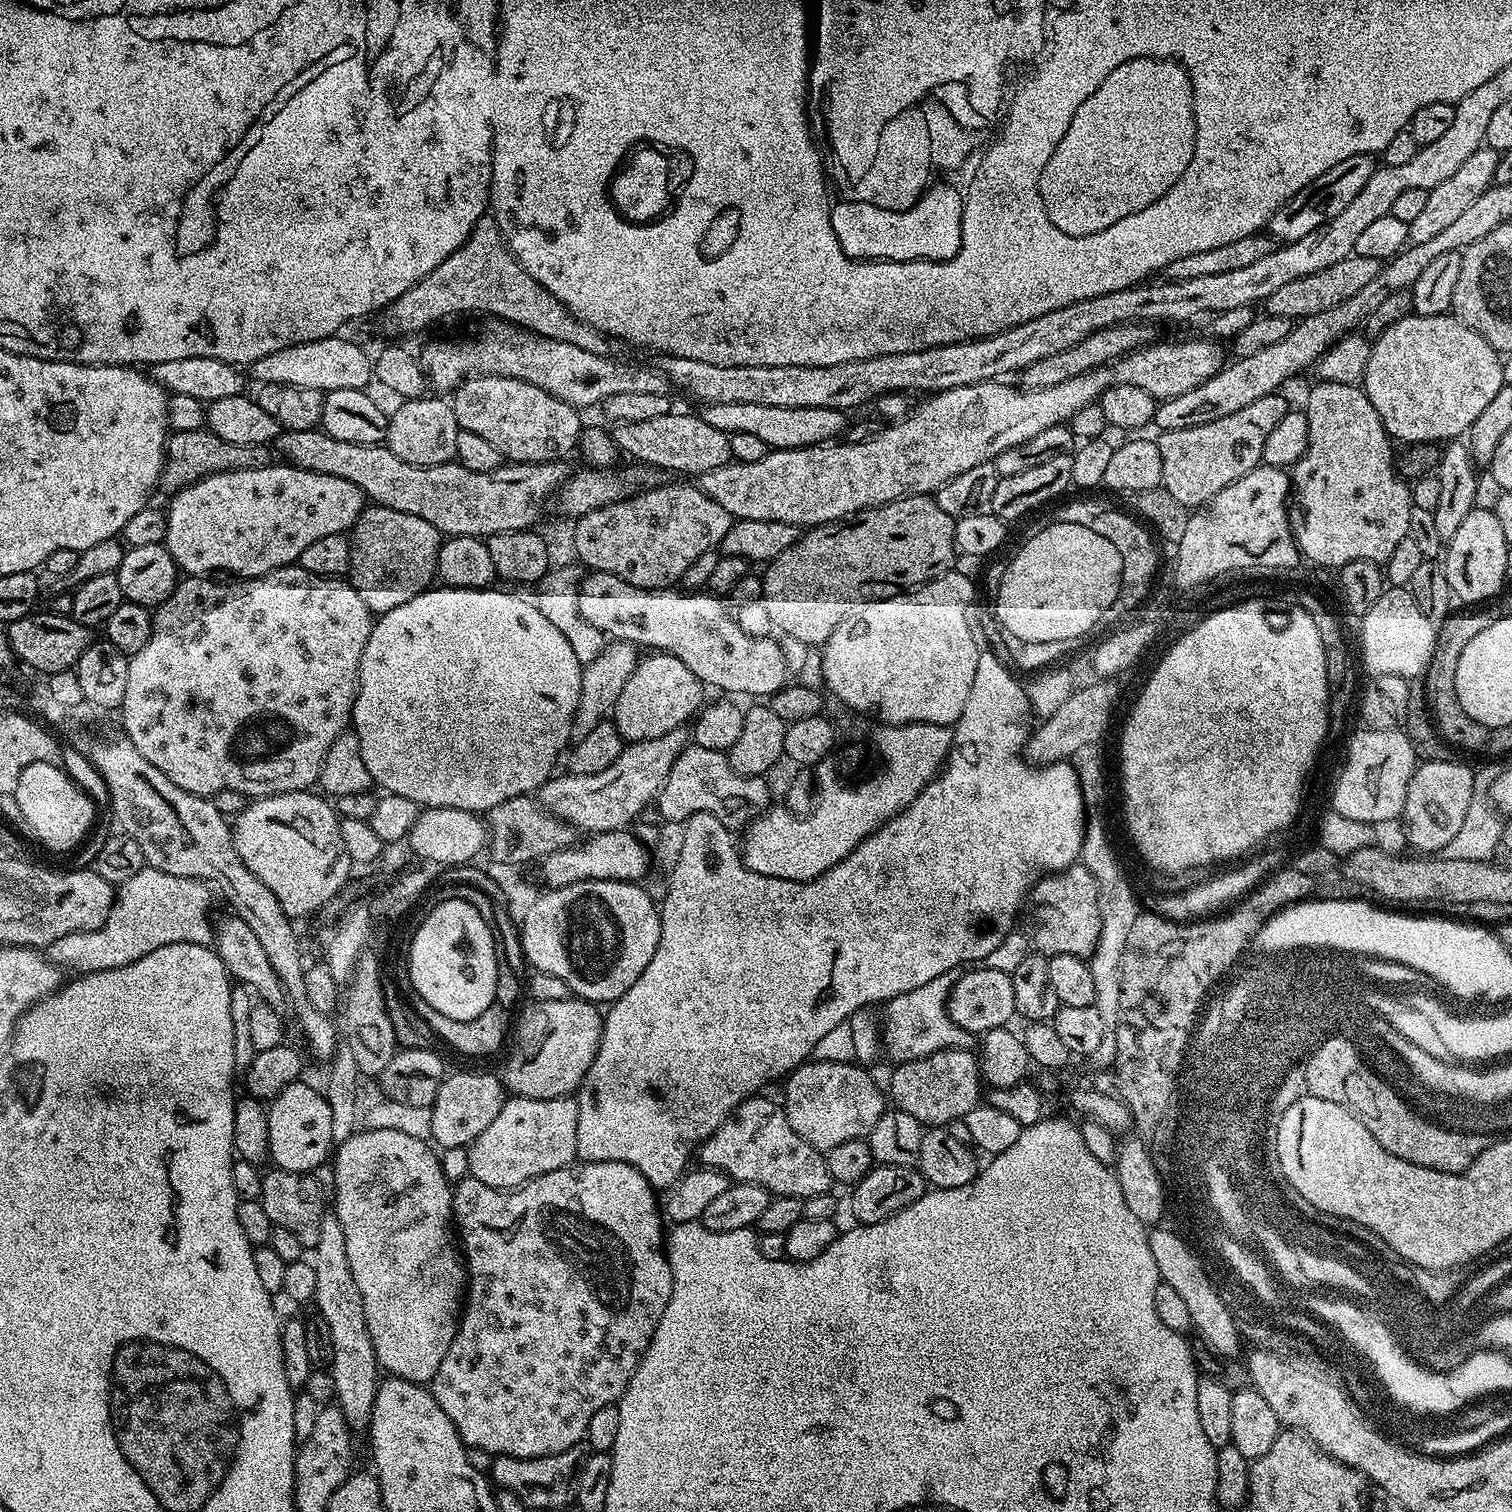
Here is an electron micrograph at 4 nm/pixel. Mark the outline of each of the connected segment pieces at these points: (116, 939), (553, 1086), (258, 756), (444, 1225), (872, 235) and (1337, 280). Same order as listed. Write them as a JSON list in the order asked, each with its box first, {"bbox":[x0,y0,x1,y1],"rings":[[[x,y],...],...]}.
[{"bbox":[46,867,214,973],"rings":[[[145,867],[134,878],[119,885],[112,909],[98,930],[66,934],[48,945],[46,955],[61,969],[77,968],[77,973],[110,970],[138,962],[150,950],[167,944],[206,944],[214,940],[214,924],[208,920],[214,892],[202,880],[191,880],[166,874],[157,868]]]},{"bbox":[502,998,604,1100],"rings":[[[569,998],[562,1002],[535,1002],[531,1007],[525,1014],[520,1029],[517,1032],[515,1029],[516,1049],[508,1060],[508,1069],[502,1072],[507,1091],[517,1096],[543,1100],[575,1093],[600,1049],[600,1039],[604,1033],[604,1016],[601,1009],[595,1003],[579,998]]]},{"bbox":[118,566,374,798],"rings":[[[299,566],[279,568],[265,576],[232,578],[229,584],[219,584],[219,579],[188,576],[181,579],[176,589],[152,612],[150,638],[142,650],[129,659],[126,674],[126,698],[122,698],[118,709],[124,723],[123,735],[134,742],[138,754],[158,766],[174,786],[182,786],[195,796],[211,798],[222,790],[243,792],[245,797],[277,796],[279,792],[302,792],[311,789],[320,779],[322,762],[330,742],[352,724],[352,707],[356,701],[356,690],[360,679],[362,650],[372,633],[374,614],[362,602],[362,594],[347,579],[335,576],[310,574],[310,570]]]},{"bbox":[331,1128,466,1385],"rings":[[[369,1128],[358,1131],[339,1144],[335,1149],[331,1164],[332,1188],[336,1191],[334,1213],[338,1222],[341,1223],[342,1232],[345,1234],[346,1255],[349,1258],[350,1271],[362,1296],[366,1326],[369,1327],[369,1334],[373,1340],[374,1354],[377,1356],[379,1367],[388,1376],[397,1376],[415,1384],[427,1385],[434,1378],[434,1374],[438,1374],[438,1366],[442,1366],[442,1358],[446,1358],[446,1350],[450,1350],[450,1342],[454,1342],[458,1331],[458,1321],[462,1315],[462,1301],[466,1296],[466,1261],[461,1249],[454,1243],[454,1232],[450,1227],[454,1220],[452,1214],[453,1185],[444,1177],[444,1167],[440,1164],[437,1149],[428,1140],[419,1140],[410,1134],[402,1134],[402,1130]]]},{"bbox":[831,184,963,263],"rings":[[[948,184],[931,185],[920,197],[897,214],[866,204],[831,207],[835,237],[848,257],[861,262],[904,263],[912,260],[948,261],[961,248],[963,195]]]},{"bbox":[1264,253,1382,320],"rings":[[[1356,253],[1344,258],[1341,262],[1334,262],[1333,266],[1326,266],[1316,274],[1306,275],[1286,282],[1281,289],[1276,290],[1270,298],[1264,301],[1265,313],[1269,316],[1290,317],[1293,320],[1304,319],[1310,314],[1322,313],[1330,310],[1347,298],[1358,294],[1378,274],[1382,262],[1376,258],[1367,258]]]}]

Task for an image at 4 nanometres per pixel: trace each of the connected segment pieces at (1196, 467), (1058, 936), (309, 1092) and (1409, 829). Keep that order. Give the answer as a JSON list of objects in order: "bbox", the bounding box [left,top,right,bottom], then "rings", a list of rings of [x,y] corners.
[{"bbox":[1158,394,1290,510],"rings":[[[1273,394],[1258,398],[1258,402],[1250,402],[1250,406],[1234,410],[1234,414],[1218,418],[1218,422],[1206,422],[1206,426],[1160,432],[1158,443],[1162,454],[1164,489],[1174,494],[1174,498],[1178,498],[1178,502],[1185,504],[1189,510],[1195,510],[1214,498],[1224,487],[1260,466],[1262,446],[1266,446],[1270,430],[1274,430],[1274,426],[1278,426],[1278,422],[1282,422],[1290,410],[1290,404],[1282,397]]]},{"bbox":[1026,862,1102,957],"rings":[[[1077,862],[1071,864],[1069,868],[1063,868],[1060,872],[1041,876],[1032,887],[1031,904],[1032,909],[1028,912],[1028,928],[1026,927],[1031,951],[1047,957],[1058,954],[1091,957],[1092,951],[1098,946],[1098,938],[1102,934],[1102,910],[1100,909],[1098,882],[1094,878],[1094,874],[1090,874],[1090,870],[1084,867],[1083,863]]]},{"bbox":[267,1082,334,1173],"rings":[[[299,1082],[291,1084],[286,1086],[286,1090],[282,1090],[282,1094],[270,1101],[267,1110],[270,1122],[268,1155],[271,1163],[287,1172],[315,1173],[315,1168],[324,1159],[329,1159],[334,1148],[331,1136],[331,1110],[321,1090]]]},{"bbox":[1402,760,1475,854],"rings":[[[1426,760],[1416,765],[1416,771],[1410,778],[1410,786],[1406,790],[1406,802],[1402,813],[1404,836],[1413,844],[1420,854],[1439,854],[1455,838],[1466,820],[1466,811],[1475,792],[1475,773],[1466,765],[1454,760]]]}]

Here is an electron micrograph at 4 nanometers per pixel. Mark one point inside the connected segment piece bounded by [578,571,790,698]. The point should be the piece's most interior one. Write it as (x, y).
(695, 626)

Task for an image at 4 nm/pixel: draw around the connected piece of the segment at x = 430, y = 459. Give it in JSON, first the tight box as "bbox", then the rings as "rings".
{"bbox":[386,395,461,466],"rings":[[[427,395],[405,399],[396,409],[391,409],[388,417],[386,447],[398,454],[402,462],[410,462],[414,466],[438,466],[455,461],[458,434],[461,432],[451,403],[447,399]]]}

